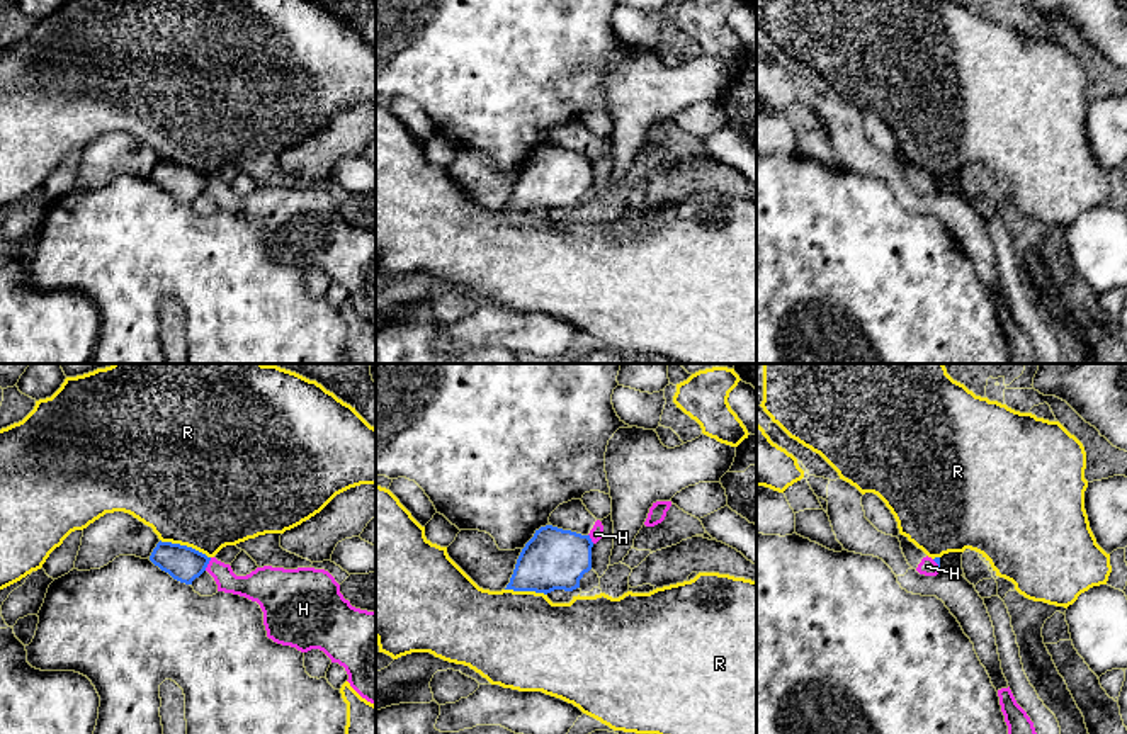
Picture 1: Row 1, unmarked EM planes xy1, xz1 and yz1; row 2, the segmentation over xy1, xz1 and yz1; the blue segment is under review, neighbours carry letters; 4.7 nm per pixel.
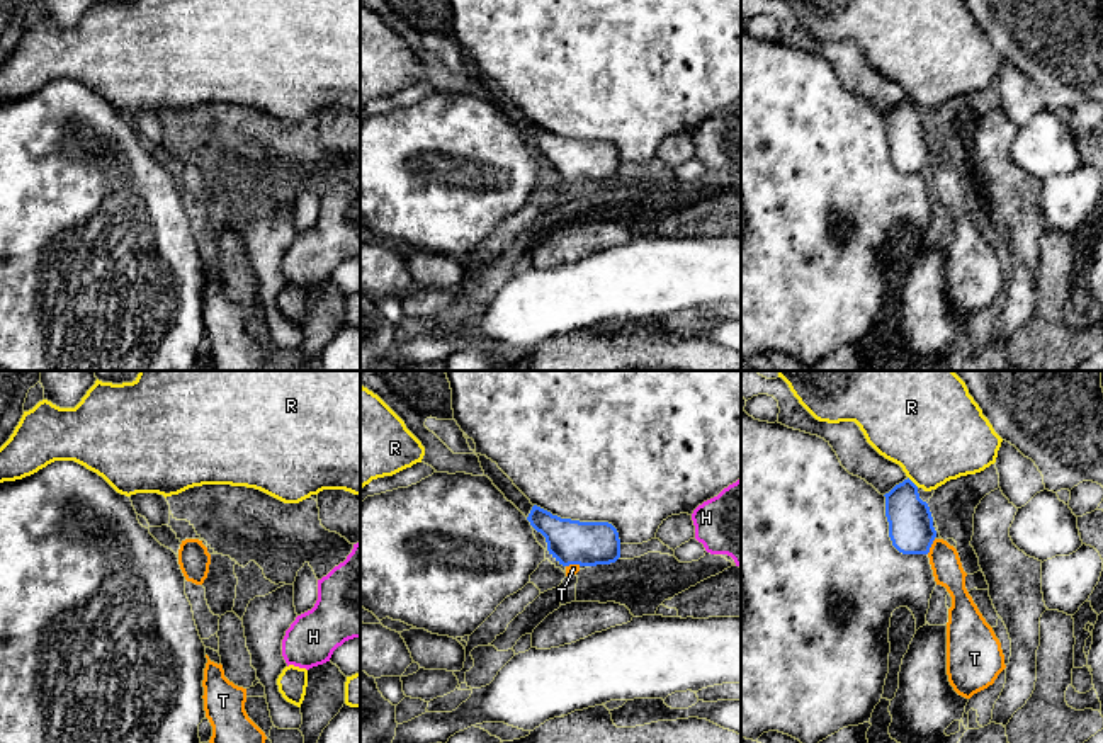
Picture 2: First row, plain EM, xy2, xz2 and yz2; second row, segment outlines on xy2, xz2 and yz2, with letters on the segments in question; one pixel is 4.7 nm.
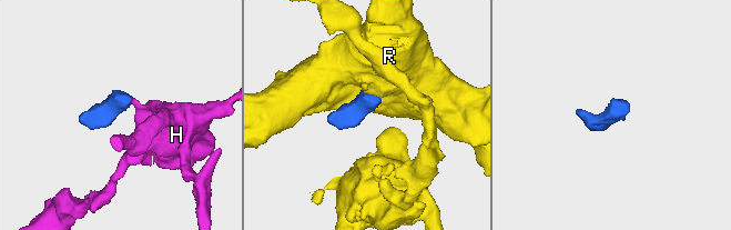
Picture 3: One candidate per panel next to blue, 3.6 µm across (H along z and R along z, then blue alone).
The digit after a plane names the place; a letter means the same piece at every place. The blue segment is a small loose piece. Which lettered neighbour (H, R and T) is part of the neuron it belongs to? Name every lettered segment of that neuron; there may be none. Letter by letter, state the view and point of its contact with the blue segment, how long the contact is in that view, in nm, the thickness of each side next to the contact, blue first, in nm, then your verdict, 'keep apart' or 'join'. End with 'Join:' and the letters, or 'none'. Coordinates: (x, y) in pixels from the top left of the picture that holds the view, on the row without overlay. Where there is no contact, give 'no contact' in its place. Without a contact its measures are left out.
H: xy1 (208, 182) | 70 nm | 170/130 nm | keep apart
R: xy1 (186, 165) | 260 nm | 170/500 nm | keep apart
T: yz2 (930, 165) | 80 nm | 220/140 nm | join
Join: T

